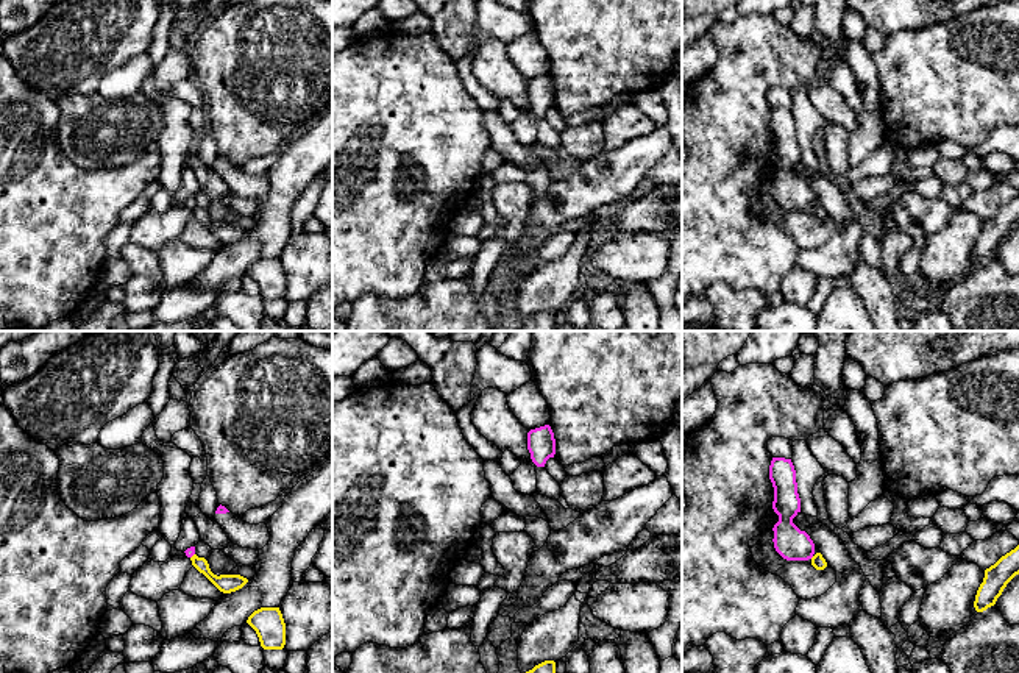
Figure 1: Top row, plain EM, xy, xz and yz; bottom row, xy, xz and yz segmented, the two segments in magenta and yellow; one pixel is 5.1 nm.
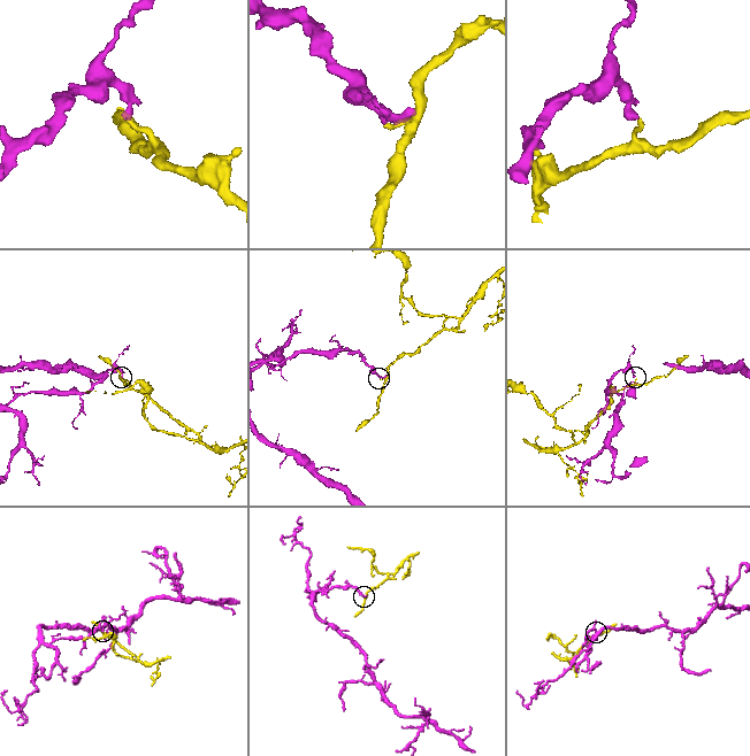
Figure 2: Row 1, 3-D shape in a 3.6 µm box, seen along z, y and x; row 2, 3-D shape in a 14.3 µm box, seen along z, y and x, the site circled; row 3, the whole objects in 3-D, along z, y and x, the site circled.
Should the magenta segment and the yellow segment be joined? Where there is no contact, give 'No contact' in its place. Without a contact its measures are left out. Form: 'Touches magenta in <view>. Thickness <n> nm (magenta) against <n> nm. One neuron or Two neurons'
Touches magenta in xy. Thickness 50 nm (magenta) against 100 nm. One neuron

